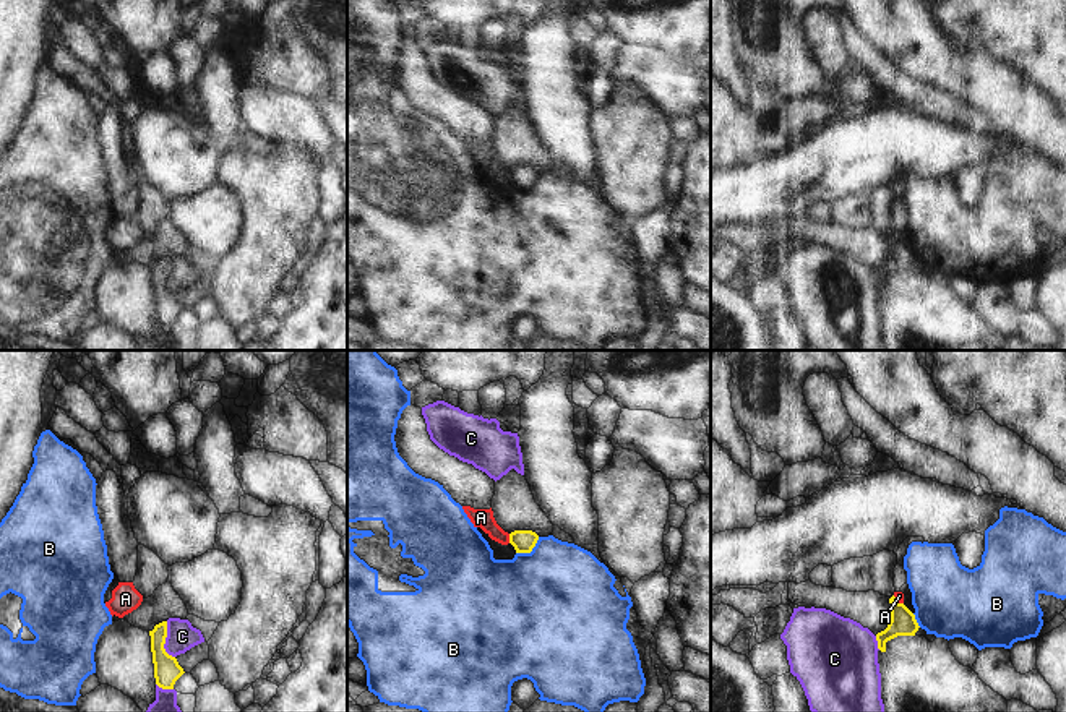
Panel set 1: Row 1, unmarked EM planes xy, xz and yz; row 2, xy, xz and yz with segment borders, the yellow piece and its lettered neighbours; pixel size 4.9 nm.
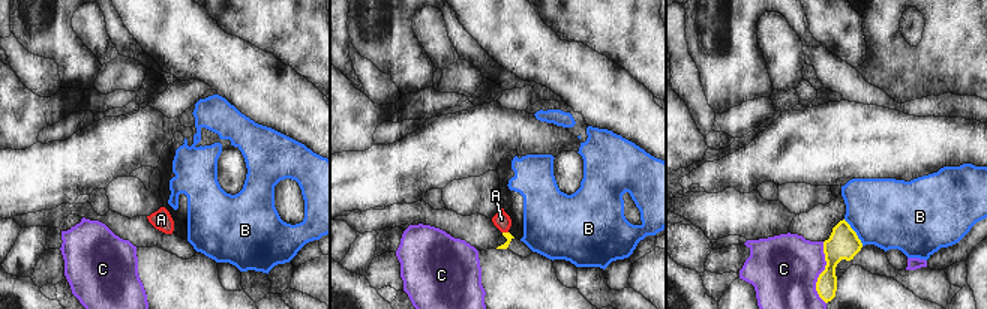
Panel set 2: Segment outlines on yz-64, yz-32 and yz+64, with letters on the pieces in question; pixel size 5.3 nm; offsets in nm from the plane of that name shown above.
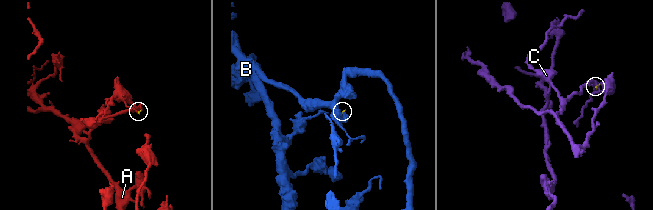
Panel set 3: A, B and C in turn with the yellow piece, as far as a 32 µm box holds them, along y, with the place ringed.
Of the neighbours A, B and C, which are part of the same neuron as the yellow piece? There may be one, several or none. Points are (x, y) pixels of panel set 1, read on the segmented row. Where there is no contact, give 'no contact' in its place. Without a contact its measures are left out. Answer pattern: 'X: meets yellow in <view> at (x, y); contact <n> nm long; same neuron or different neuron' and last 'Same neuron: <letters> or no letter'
A: meets yellow in xz at (510, 539); contact 50 nm long; different neuron
B: meets yellow in xz at (529, 552); contact 150 nm long; different neuron
C: meets yellow in xy at (164, 641); contact 190 nm long; different neuron
Same neuron: no letter

